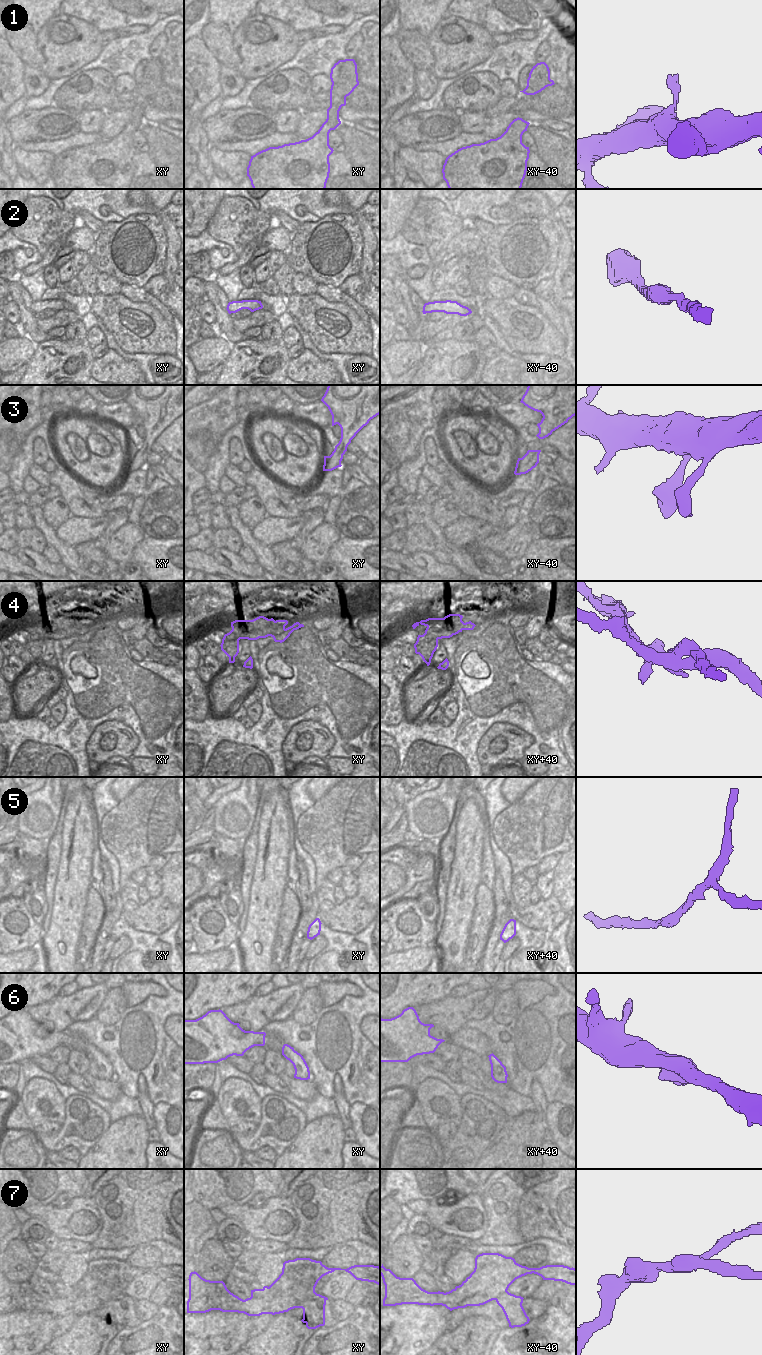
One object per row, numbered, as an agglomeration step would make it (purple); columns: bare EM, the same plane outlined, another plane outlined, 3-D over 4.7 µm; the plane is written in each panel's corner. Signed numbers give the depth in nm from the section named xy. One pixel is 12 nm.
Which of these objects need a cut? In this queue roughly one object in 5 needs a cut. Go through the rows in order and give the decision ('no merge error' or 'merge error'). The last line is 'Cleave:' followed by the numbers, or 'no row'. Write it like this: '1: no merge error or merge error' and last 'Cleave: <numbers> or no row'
1: no merge error
2: no merge error
3: no merge error
4: merge error
5: no merge error
6: no merge error
7: merge error
Cleave: 4, 7

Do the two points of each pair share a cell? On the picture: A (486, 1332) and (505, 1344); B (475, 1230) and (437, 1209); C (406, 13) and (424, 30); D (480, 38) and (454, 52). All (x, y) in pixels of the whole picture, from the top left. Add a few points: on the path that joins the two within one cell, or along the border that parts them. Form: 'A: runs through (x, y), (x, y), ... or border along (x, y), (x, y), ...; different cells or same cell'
A: border along (502, 1329), (493, 1344); different cells
B: runs through (468, 1219), (460, 1208), (448, 1209); same cell
C: runs through (410, 16), (420, 26); same cell
D: runs through (474, 44), (460, 46); same cell

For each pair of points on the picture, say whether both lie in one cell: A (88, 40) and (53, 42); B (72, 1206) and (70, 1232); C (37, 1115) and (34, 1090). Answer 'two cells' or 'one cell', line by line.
A: one cell
B: one cell
C: one cell

